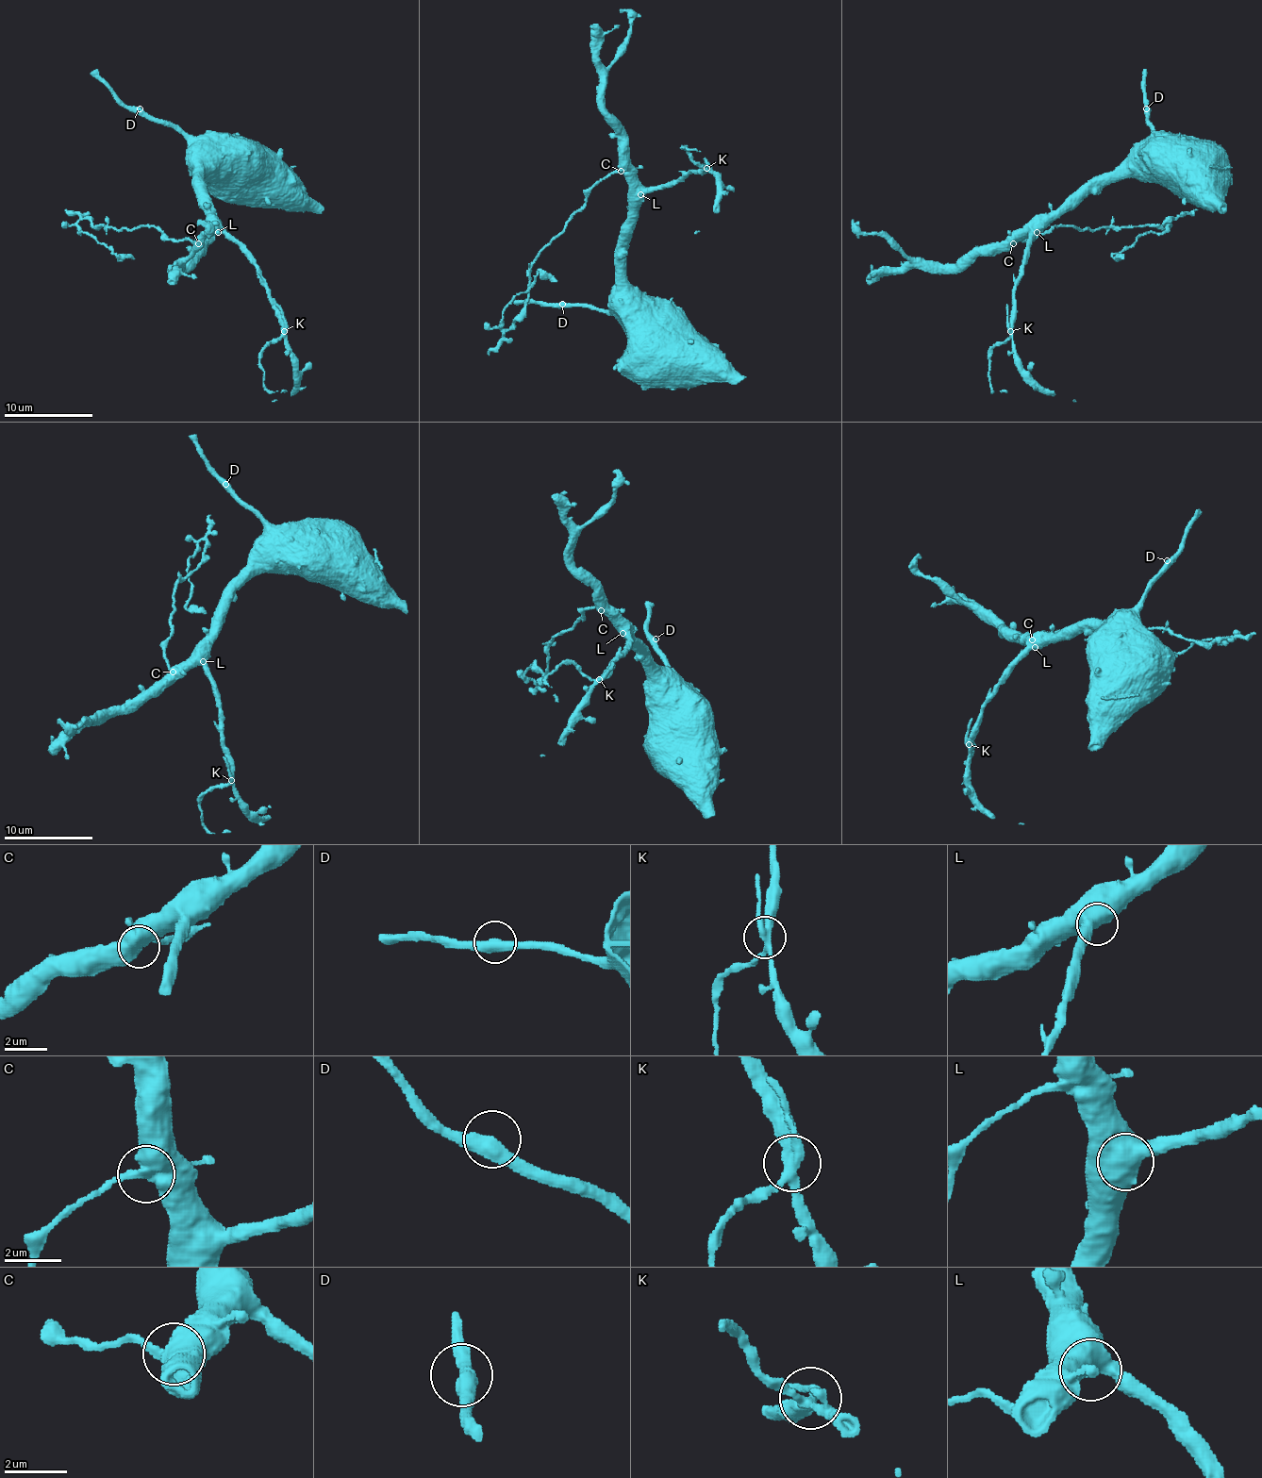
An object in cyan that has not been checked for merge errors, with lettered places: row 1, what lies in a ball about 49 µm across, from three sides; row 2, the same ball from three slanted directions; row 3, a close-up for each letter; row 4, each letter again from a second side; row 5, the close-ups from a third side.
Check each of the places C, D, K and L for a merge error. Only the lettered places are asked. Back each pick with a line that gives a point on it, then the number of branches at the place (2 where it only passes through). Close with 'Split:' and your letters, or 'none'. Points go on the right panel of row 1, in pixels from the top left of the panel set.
C: Place: (1013, 243). Branches: 2
K: Place: (1010, 331). Branches: 3
Split: C, K

